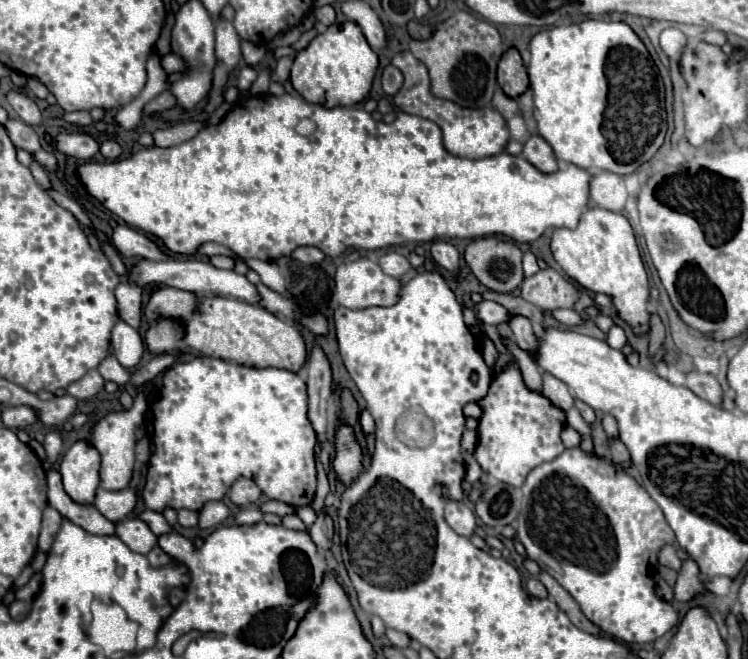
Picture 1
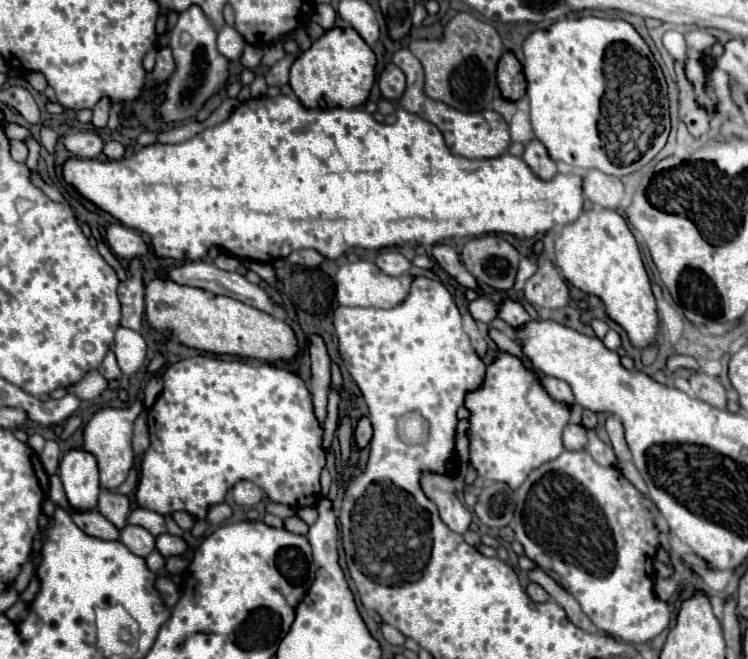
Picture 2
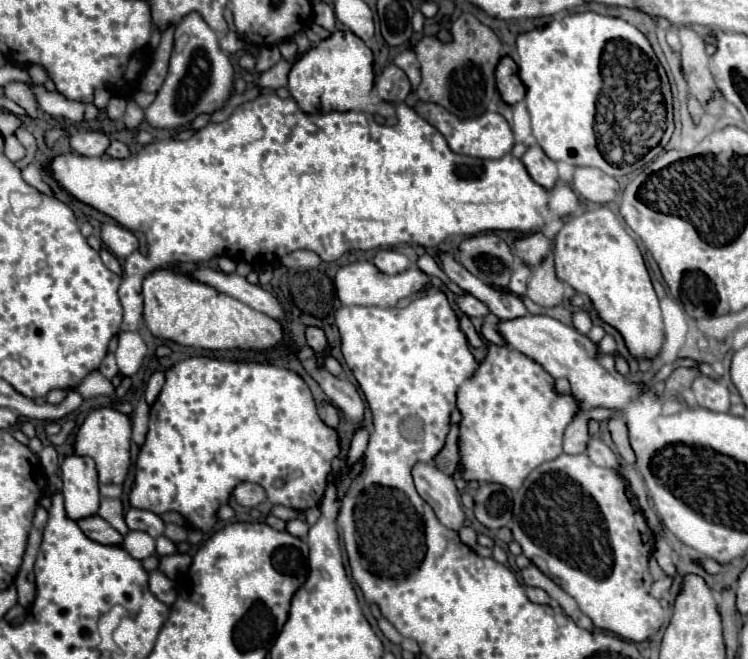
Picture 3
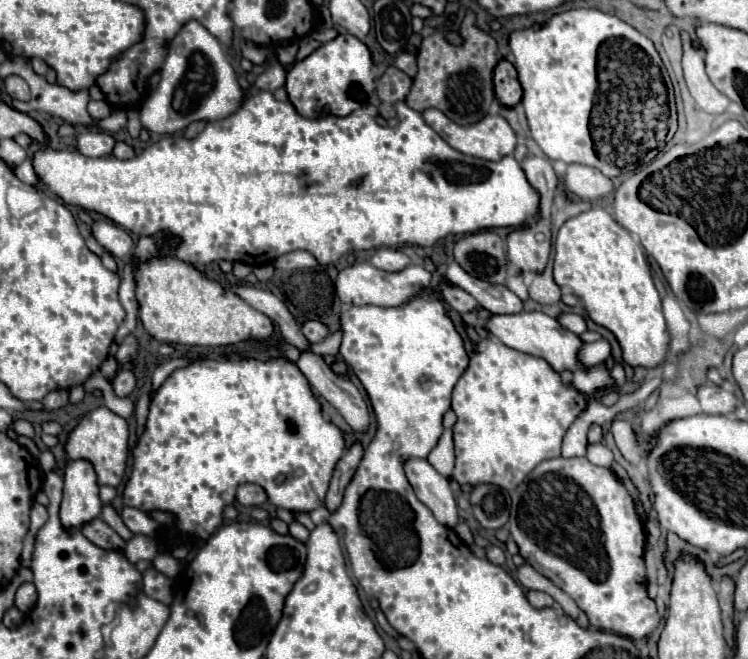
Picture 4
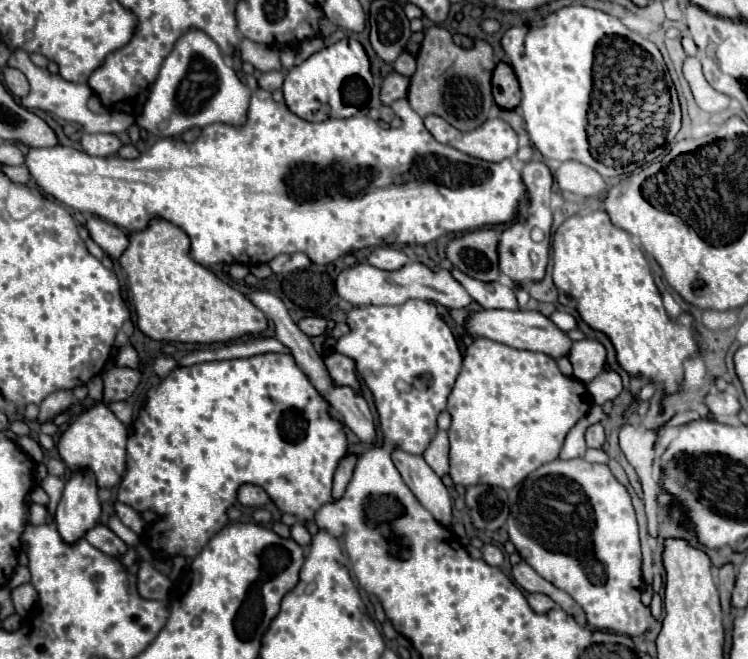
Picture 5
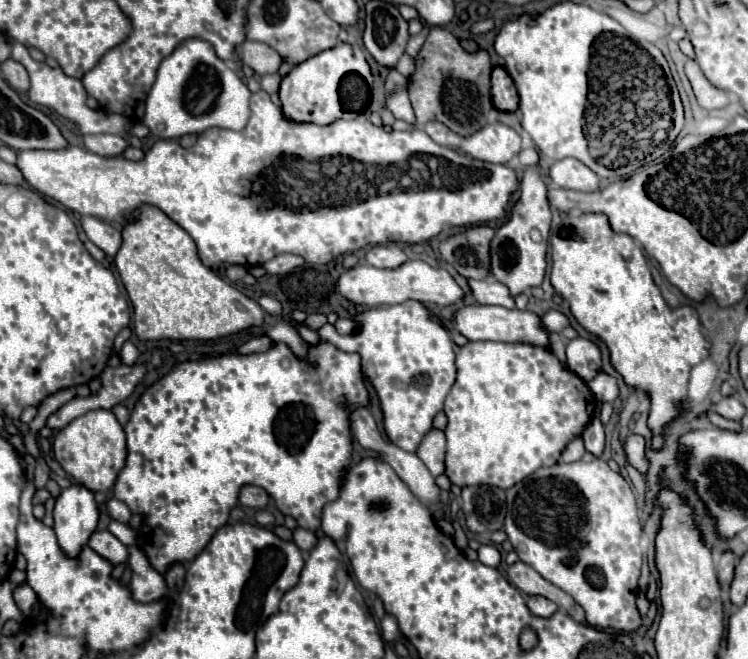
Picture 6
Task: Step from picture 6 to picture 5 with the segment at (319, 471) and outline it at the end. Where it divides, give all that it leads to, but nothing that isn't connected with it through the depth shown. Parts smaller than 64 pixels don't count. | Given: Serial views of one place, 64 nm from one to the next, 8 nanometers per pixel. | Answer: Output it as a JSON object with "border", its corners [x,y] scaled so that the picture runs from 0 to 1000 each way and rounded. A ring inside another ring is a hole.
{"border":[[[449,531],[436,534],[436,561],[449,586],[468,586],[476,598],[481,598],[481,580],[476,574],[476,549]],[[348,537],[334,543],[313,543],[313,546],[294,546],[294,549],[270,549],[259,555],[241,555],[230,561],[209,589],[201,589],[195,598],[195,613],[187,619],[184,634],[176,643],[176,659],[171,665],[171,695],[168,695],[168,719],[163,722],[163,731],[158,737],[158,759],[176,768],[182,777],[203,774],[214,783],[206,795],[198,795],[190,807],[190,825],[195,825],[206,847],[222,850],[230,844],[249,844],[259,847],[273,825],[302,795],[305,771],[316,762],[316,747],[324,734],[345,734],[350,737],[358,753],[366,759],[374,777],[396,783],[401,792],[420,792],[420,780],[433,768],[436,762],[444,762],[444,722],[455,704],[455,698],[463,692],[465,674],[463,659],[457,653],[457,640],[447,637],[441,631],[441,613],[433,607],[428,595],[417,586],[412,571],[404,564],[404,558],[390,546],[390,537]]]}

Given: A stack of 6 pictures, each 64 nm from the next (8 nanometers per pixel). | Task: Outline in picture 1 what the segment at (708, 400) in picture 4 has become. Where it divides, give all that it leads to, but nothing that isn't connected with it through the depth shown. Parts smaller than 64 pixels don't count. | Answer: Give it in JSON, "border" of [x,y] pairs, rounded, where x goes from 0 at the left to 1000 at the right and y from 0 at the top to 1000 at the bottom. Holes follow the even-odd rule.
{"border":[[[922,564],[922,568],[917,568],[917,586],[933,604],[939,604],[939,607],[955,613],[955,616],[965,616],[965,589],[963,589],[963,580],[955,571]]]}

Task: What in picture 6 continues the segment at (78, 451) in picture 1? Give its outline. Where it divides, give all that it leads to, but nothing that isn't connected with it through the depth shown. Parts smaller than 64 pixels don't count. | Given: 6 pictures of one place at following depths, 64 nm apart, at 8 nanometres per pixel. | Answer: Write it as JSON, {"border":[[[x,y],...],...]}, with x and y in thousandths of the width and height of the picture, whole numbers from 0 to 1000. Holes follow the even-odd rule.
{"border":[[[107,734],[83,744],[72,768],[72,807],[88,847],[104,847],[128,807],[131,771],[126,750]]]}

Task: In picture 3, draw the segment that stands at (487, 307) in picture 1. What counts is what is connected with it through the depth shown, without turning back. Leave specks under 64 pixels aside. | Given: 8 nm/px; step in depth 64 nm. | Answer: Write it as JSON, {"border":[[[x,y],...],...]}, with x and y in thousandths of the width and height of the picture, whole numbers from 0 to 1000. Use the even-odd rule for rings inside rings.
{"border":[[[618,446],[618,449],[610,449],[610,461],[612,461],[612,467],[623,476],[623,480],[650,480],[652,476],[652,467],[642,458],[642,455],[636,455],[634,449],[628,449],[628,446]]]}

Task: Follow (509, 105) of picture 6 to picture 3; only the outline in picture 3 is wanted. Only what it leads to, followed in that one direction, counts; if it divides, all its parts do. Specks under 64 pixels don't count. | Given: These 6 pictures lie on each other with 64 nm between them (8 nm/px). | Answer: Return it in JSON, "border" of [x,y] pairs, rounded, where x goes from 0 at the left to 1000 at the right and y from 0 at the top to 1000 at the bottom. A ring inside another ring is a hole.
{"border":[[[674,85],[663,103],[663,134],[676,158],[690,158],[701,149],[701,127],[693,118],[693,100],[682,85]]]}

